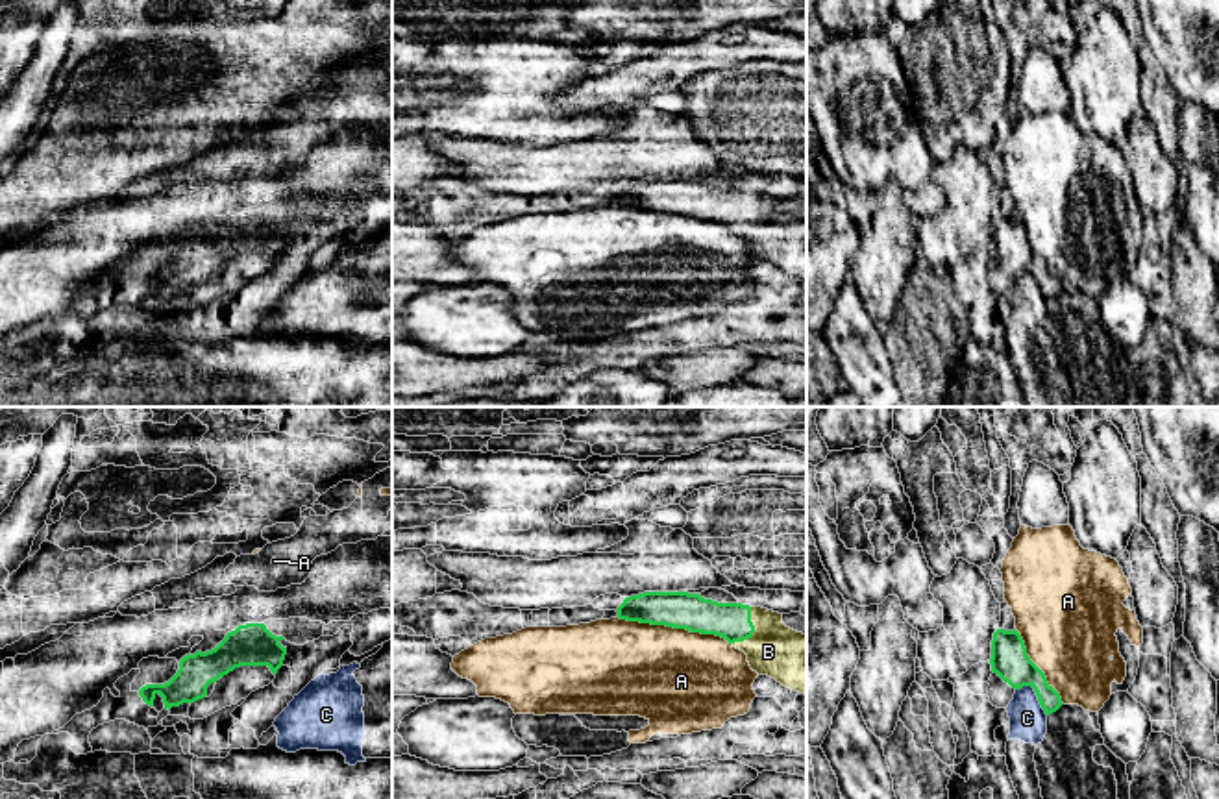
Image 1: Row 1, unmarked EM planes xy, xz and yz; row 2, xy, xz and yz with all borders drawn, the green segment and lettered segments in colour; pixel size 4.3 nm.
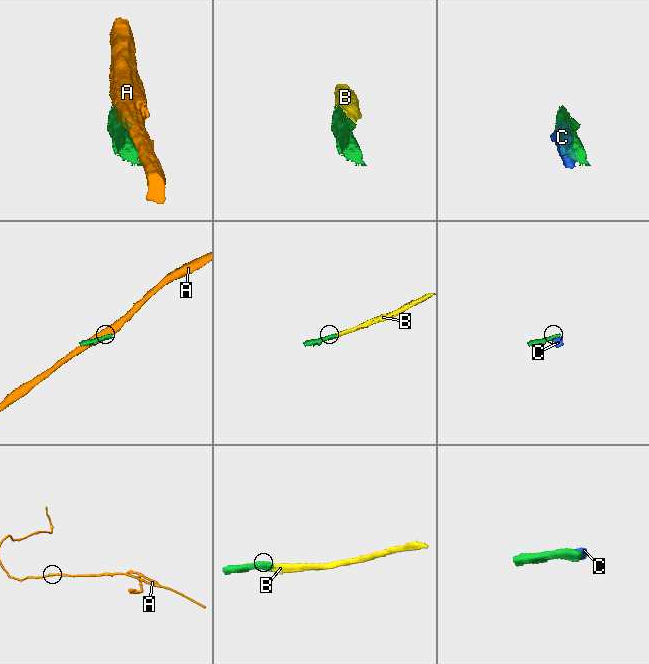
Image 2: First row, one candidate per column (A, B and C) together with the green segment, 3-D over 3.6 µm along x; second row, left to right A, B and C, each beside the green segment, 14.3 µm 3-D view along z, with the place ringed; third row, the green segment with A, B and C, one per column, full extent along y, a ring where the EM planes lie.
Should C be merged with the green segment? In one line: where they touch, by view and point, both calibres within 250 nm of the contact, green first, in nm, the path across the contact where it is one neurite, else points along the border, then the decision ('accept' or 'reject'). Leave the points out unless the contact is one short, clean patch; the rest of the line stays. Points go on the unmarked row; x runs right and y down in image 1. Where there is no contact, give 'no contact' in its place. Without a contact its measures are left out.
yz (1036, 280) | 160/160 nm | reject

